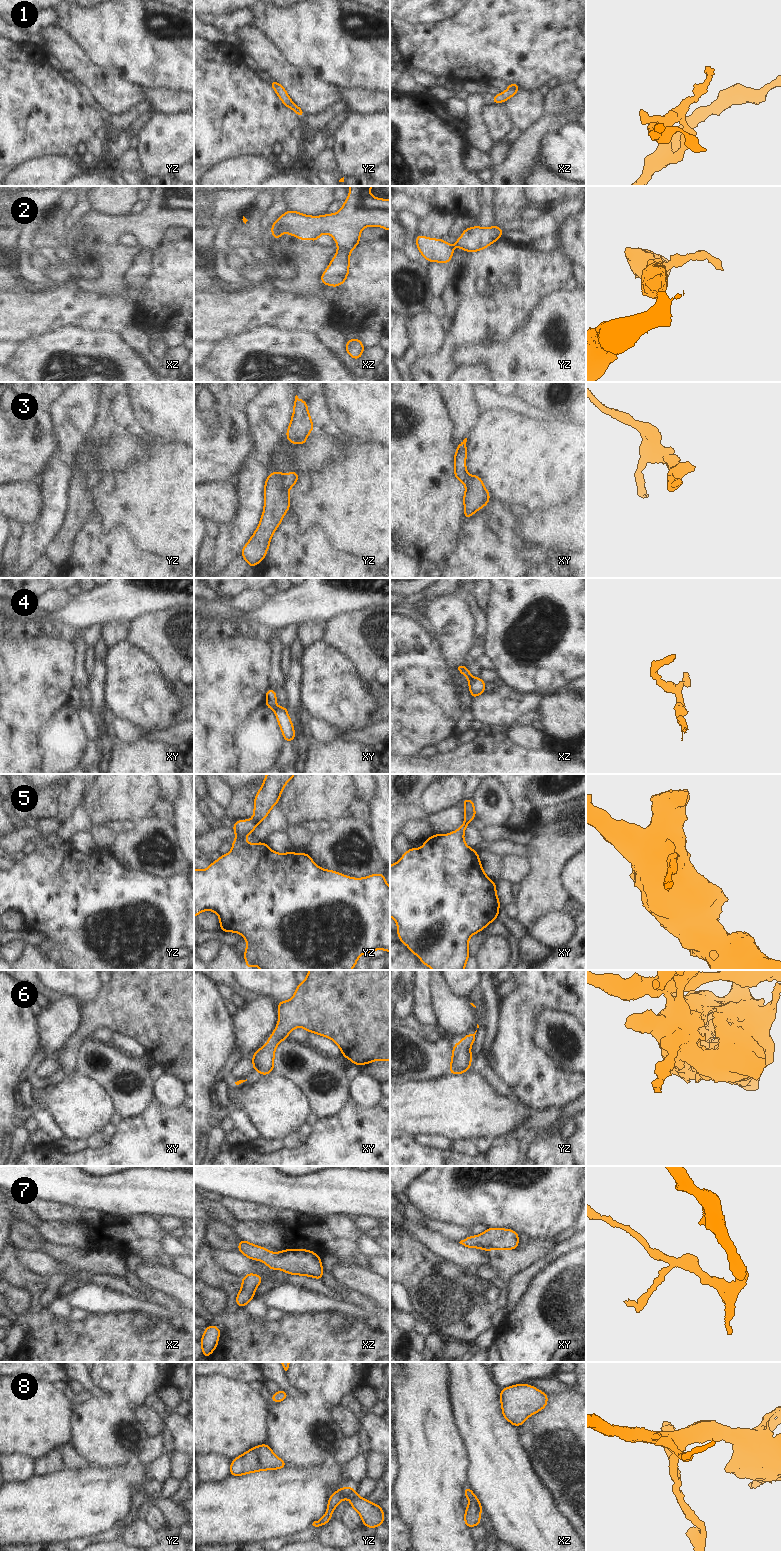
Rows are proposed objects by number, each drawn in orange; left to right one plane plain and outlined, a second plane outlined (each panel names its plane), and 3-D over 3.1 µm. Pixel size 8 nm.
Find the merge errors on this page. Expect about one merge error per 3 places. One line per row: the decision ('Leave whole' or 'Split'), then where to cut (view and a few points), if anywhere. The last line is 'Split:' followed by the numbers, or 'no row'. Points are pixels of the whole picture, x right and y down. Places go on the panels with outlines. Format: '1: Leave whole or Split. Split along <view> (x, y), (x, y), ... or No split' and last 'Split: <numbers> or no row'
1: Leave whole. No split
2: Leave whole. No split
3: Leave whole. No split
4: Split. Split along xz (473, 678), (470, 683)
5: Split. Split along yz (252, 819), (256, 824)
6: Leave whole. No split
7: Leave whole. No split
8: Split. Split along yz (338, 1489), (344, 1498)
Split: 4, 5, 8.

